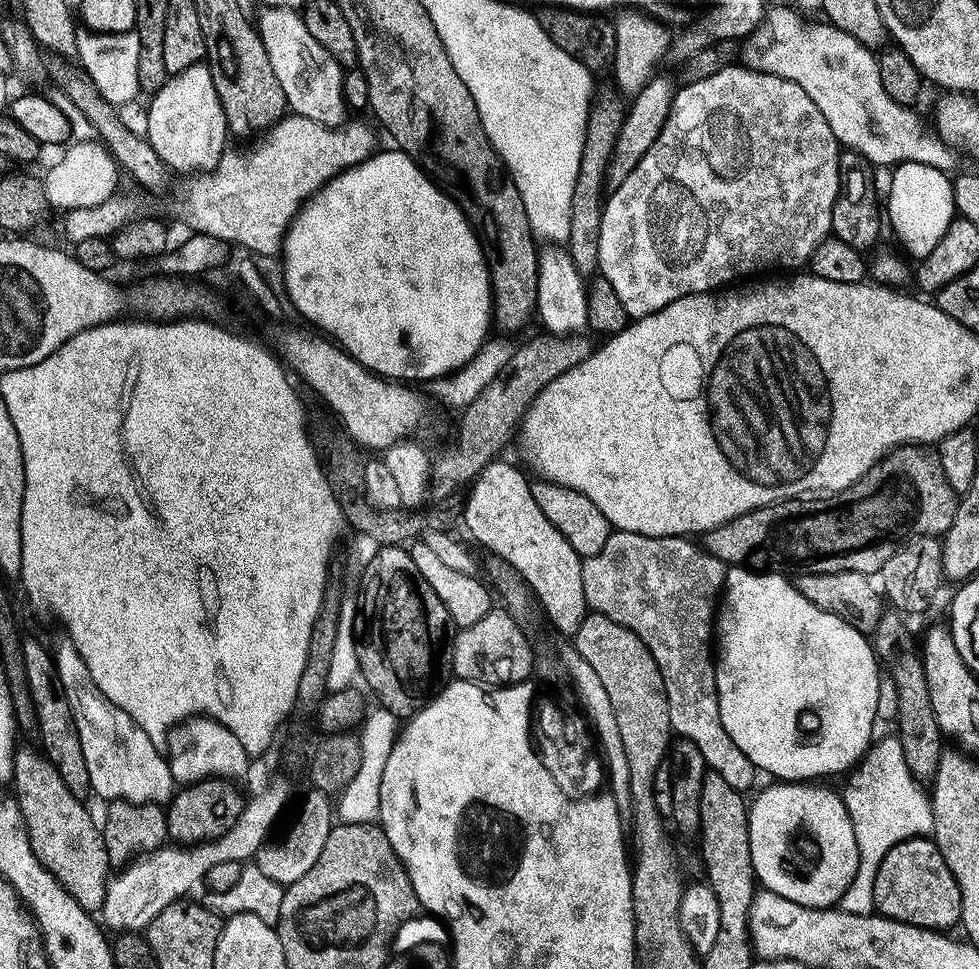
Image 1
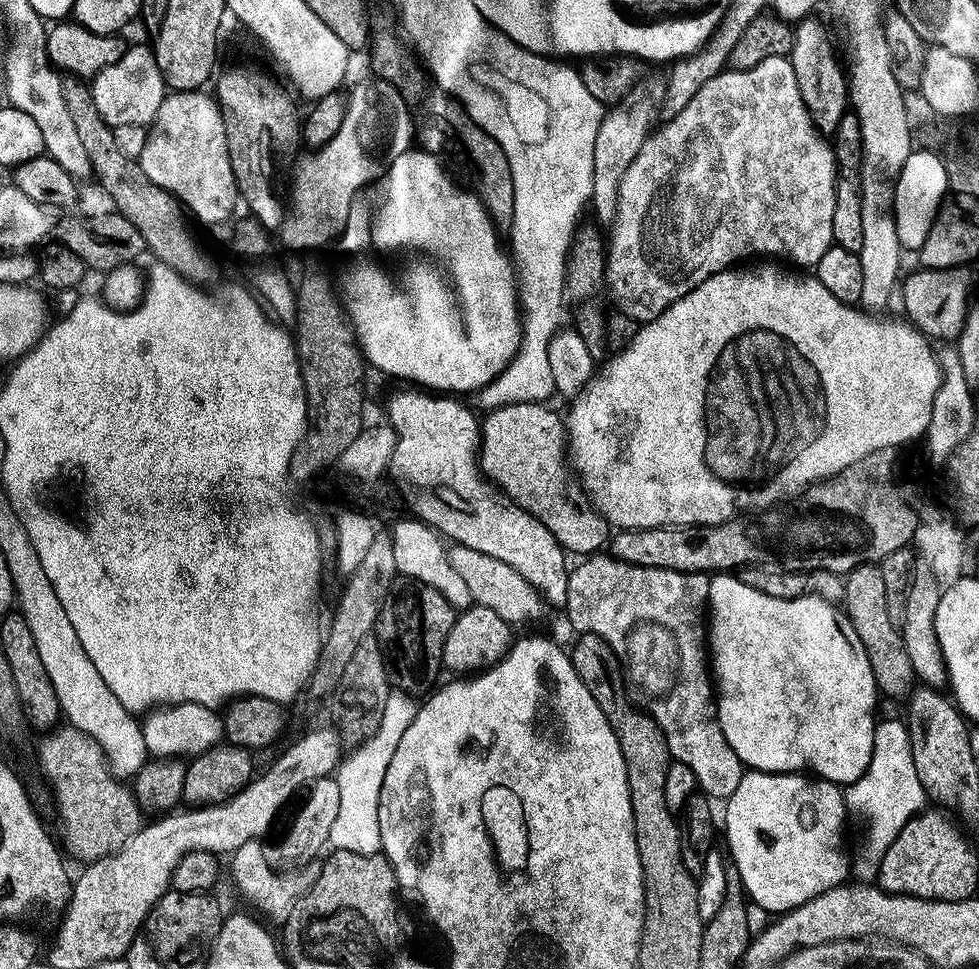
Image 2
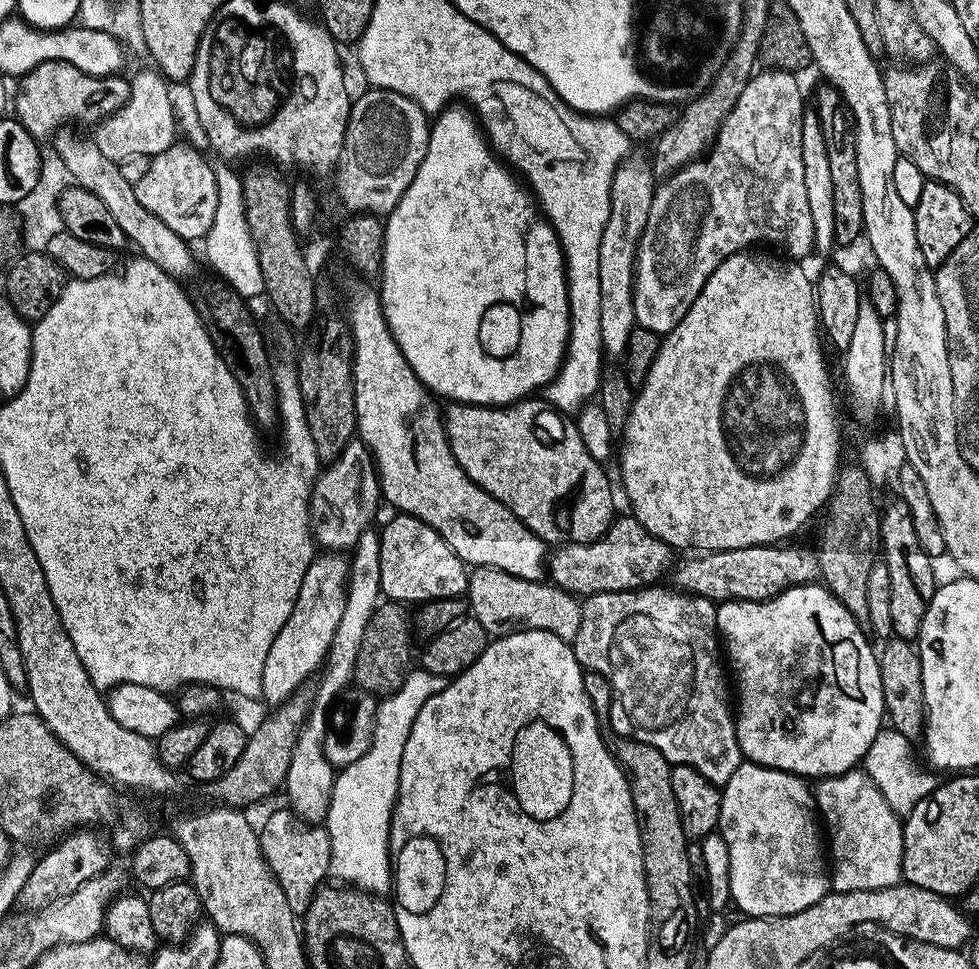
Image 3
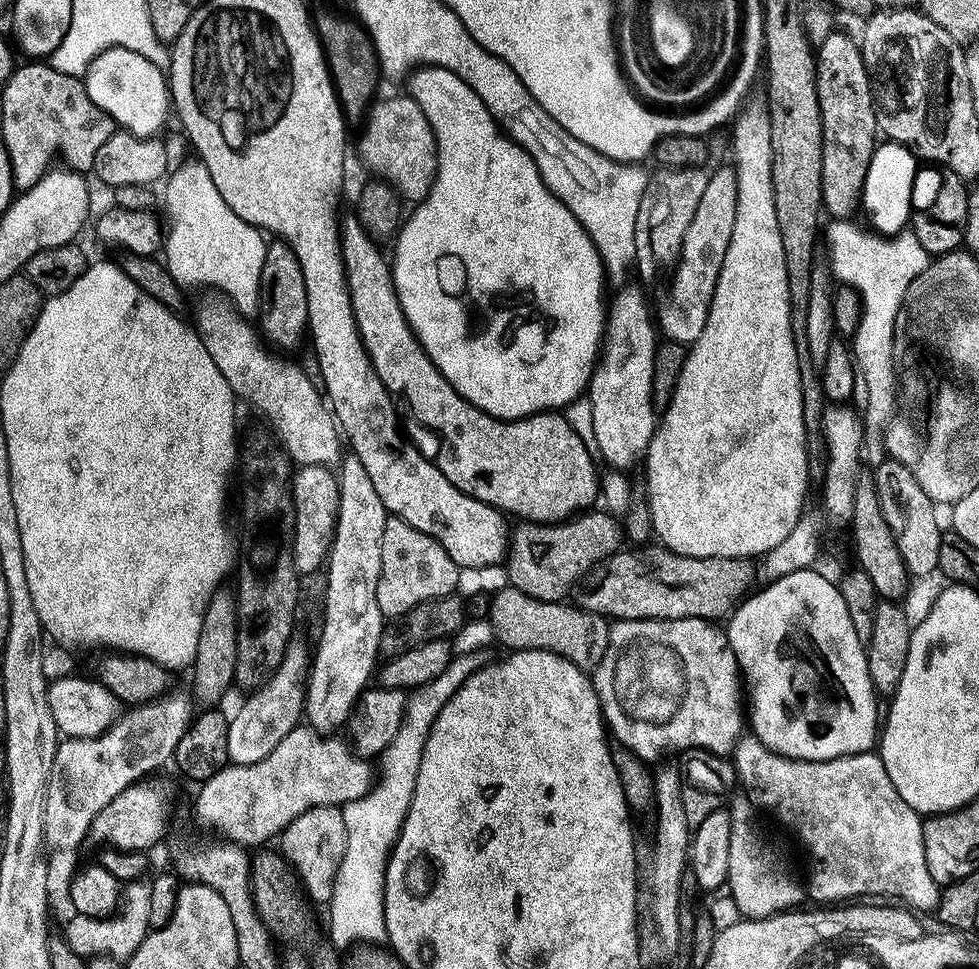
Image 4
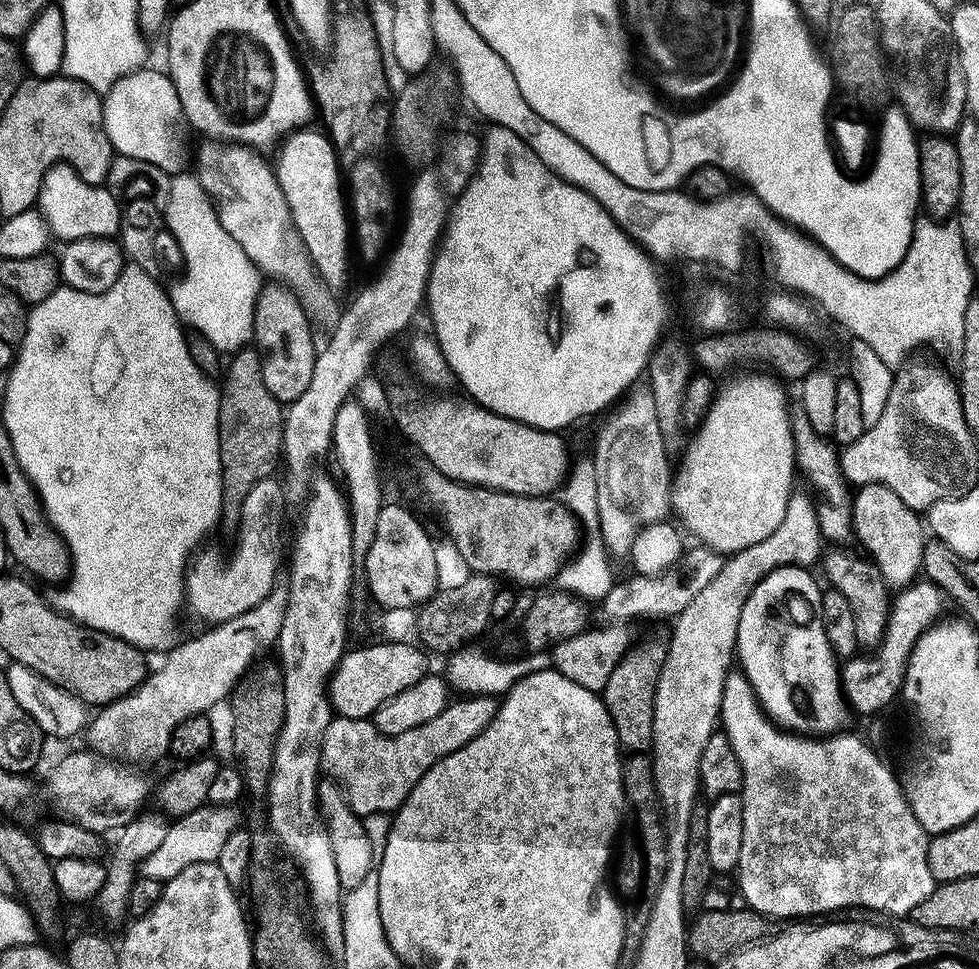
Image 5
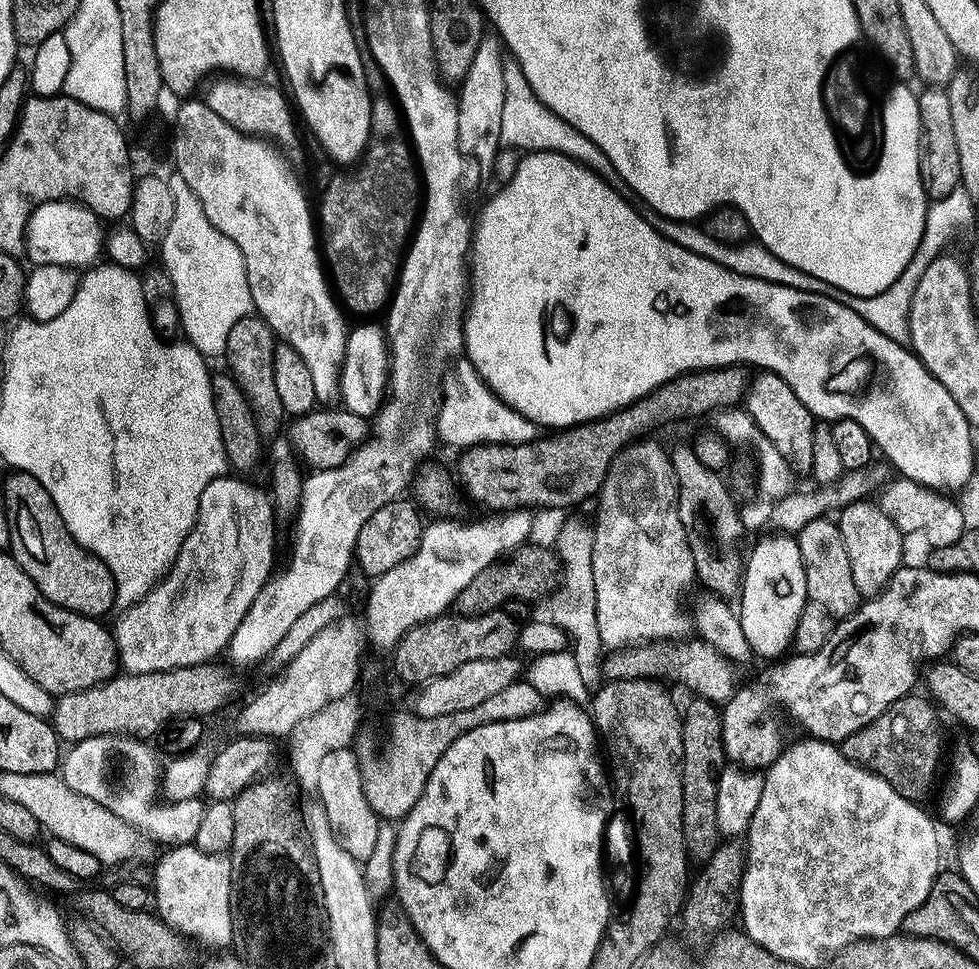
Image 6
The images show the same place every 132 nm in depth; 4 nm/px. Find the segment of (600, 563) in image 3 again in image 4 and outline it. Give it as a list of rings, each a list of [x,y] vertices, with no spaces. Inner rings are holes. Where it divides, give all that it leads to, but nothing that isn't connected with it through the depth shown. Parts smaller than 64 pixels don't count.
[[[585,510],[559,524],[517,523],[508,541],[506,569],[511,587],[546,602],[560,602],[577,587],[581,576],[621,547],[622,528],[607,511]]]

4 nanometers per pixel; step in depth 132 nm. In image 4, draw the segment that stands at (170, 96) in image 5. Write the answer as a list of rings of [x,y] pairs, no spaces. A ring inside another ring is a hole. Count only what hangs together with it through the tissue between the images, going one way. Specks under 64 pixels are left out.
[[[106,49],[94,58],[94,62],[82,79],[84,88],[90,94],[90,102],[94,102],[94,106],[110,114],[123,131],[131,132],[137,137],[156,138],[161,135],[159,132],[163,130],[168,116],[170,120],[170,89],[165,73],[158,66],[154,66],[154,62],[142,58],[142,54],[134,54],[134,50]]]

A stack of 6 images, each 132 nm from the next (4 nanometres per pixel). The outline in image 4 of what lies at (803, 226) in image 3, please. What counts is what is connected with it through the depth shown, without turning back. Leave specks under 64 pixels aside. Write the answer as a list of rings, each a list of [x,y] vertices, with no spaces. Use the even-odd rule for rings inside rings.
[[[731,167],[715,169],[709,178],[697,213],[686,230],[681,244],[679,260],[674,265],[676,273],[668,288],[668,297],[660,308],[658,328],[669,341],[690,346],[702,334],[706,318],[710,314],[710,302],[718,274],[722,270],[722,258],[726,258],[726,246],[730,246],[730,234],[736,217],[736,173]]]

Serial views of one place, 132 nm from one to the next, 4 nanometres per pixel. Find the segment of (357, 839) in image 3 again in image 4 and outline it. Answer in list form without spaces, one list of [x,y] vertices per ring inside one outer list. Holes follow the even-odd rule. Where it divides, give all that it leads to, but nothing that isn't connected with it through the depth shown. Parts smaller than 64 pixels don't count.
[[[487,620],[465,621],[463,627],[450,640],[452,651],[457,656],[448,663],[442,674],[438,674],[438,678],[426,682],[408,696],[402,726],[398,726],[394,742],[390,742],[390,746],[386,746],[386,750],[378,757],[380,768],[378,764],[378,775],[371,790],[362,798],[343,805],[346,850],[342,854],[338,874],[334,878],[334,894],[326,905],[328,920],[332,923],[328,932],[332,935],[331,943],[337,949],[348,950],[363,944],[372,946],[385,939],[384,875],[388,872],[392,850],[396,847],[408,807],[414,798],[414,782],[418,778],[418,766],[422,766],[422,750],[426,746],[426,738],[442,706],[446,706],[446,702],[454,698],[466,678],[470,678],[478,669],[484,667],[486,657],[474,651],[490,642],[493,643],[493,640],[492,624]]]

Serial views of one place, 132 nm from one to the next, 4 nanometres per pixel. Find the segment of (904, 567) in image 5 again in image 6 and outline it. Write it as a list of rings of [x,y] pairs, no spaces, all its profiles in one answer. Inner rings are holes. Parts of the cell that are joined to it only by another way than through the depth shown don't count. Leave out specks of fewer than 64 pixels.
[[[860,499],[838,512],[842,543],[846,546],[846,554],[856,573],[856,585],[864,598],[871,598],[883,591],[893,573],[902,566],[905,541],[903,533],[881,509],[875,503],[868,503],[867,499]]]

